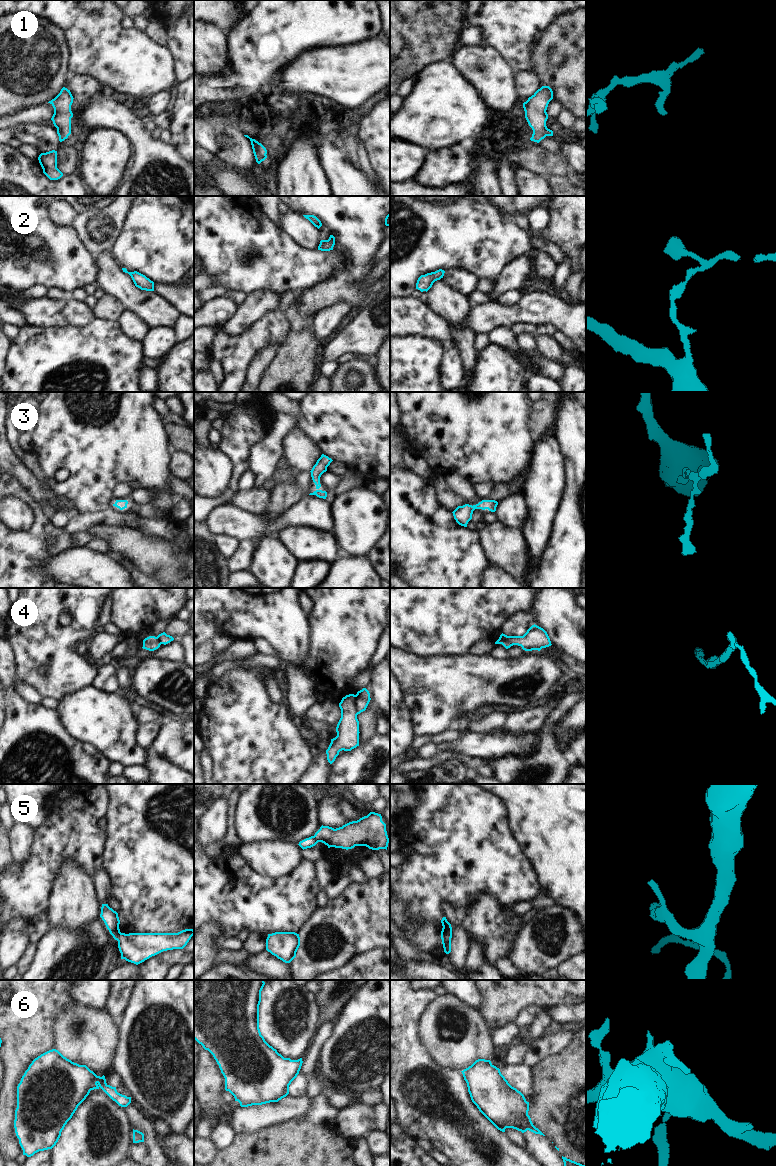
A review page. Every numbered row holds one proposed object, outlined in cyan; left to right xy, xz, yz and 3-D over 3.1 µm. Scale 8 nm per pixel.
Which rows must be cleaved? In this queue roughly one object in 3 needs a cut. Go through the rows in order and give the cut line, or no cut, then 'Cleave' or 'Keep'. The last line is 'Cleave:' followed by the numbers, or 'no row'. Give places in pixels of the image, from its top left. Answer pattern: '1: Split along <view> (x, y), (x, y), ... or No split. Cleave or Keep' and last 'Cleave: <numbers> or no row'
1: No split. Keep
2: No split. Keep
3: No split. Keep
4: Split along xz (355, 695), (354, 708), (357, 714). Cleave
5: Split along xy (121, 933), (117, 940). Cleave
6: No split. Keep
Cleave: 4, 5.

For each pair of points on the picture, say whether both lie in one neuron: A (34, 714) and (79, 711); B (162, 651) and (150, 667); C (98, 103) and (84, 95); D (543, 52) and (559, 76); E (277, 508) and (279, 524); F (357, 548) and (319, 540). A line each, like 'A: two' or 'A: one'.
A: two
B: two
C: two
D: one
E: two
F: two

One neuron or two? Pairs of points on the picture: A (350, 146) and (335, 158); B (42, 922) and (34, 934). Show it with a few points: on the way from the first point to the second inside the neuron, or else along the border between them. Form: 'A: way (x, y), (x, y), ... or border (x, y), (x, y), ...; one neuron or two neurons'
A: border (344, 150), (348, 160), (358, 167); two neurons
B: way (39, 925), (35, 931); one neuron

